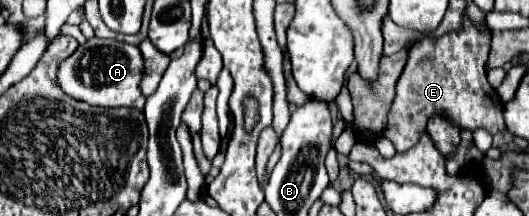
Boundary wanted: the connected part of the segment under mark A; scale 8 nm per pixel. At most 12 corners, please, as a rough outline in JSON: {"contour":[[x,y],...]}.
{"contour":[[94,36],[58,66],[70,98],[142,110],[138,46]]}

